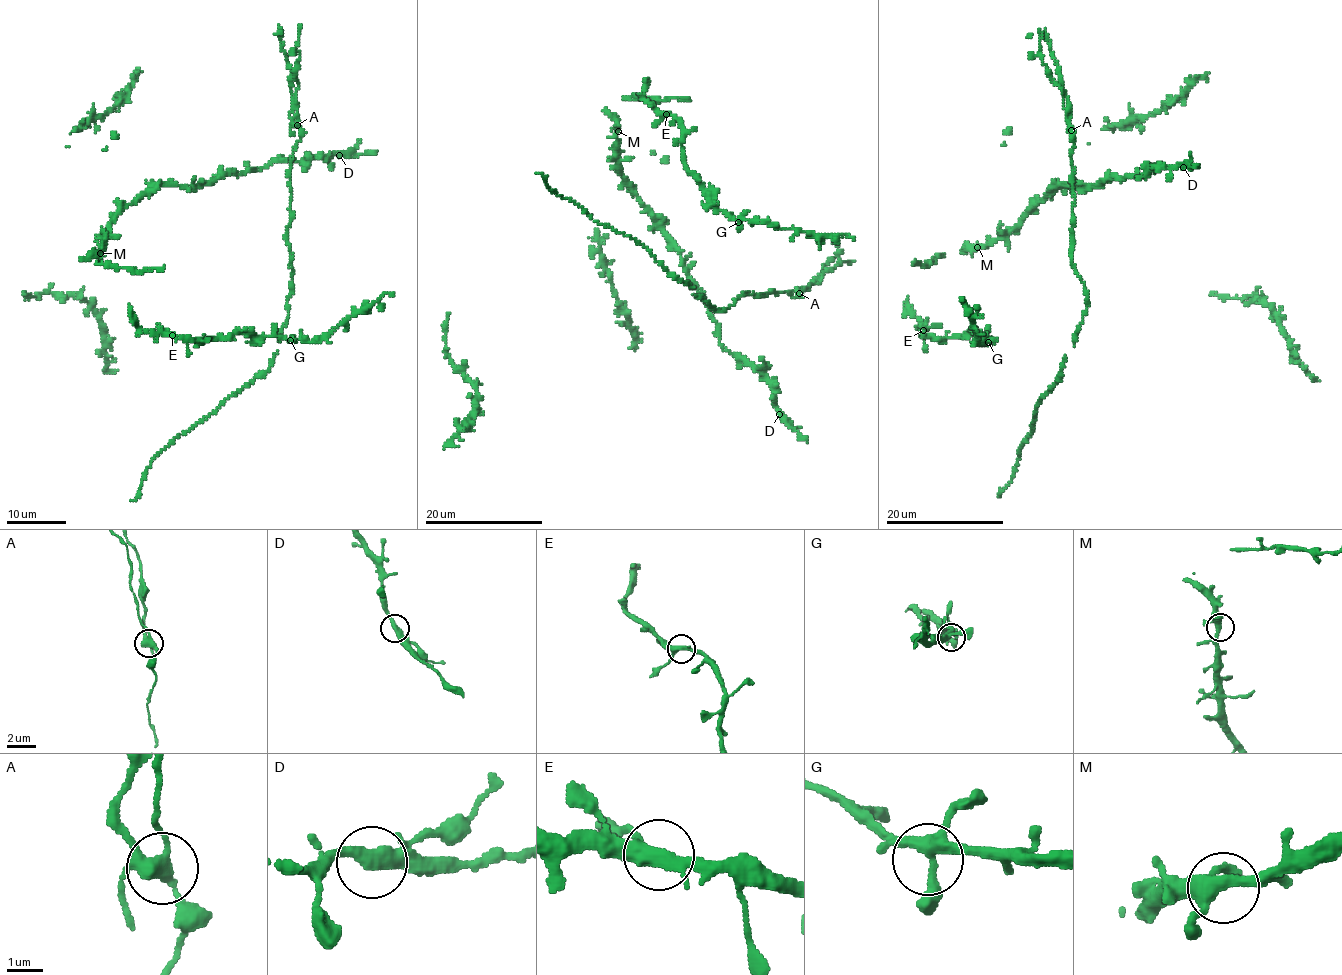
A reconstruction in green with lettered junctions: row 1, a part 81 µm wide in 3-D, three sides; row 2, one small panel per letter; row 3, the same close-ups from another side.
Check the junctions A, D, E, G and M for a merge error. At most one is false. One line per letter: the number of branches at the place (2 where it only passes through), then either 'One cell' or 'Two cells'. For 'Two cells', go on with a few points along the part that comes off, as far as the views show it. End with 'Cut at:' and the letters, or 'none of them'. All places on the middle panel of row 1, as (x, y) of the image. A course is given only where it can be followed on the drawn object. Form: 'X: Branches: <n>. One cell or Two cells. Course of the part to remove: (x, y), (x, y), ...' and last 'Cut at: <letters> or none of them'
A: Branches: 4. Two cells. Course of the part to remove: (799, 293), (797, 288), (809, 288), (808, 284), (821, 276), (824, 265), (832, 258)
D: Branches: 4. One cell
E: Branches: 4. One cell
G: Branches: 4. One cell
M: Branches: 4. One cell
Cut at: A

